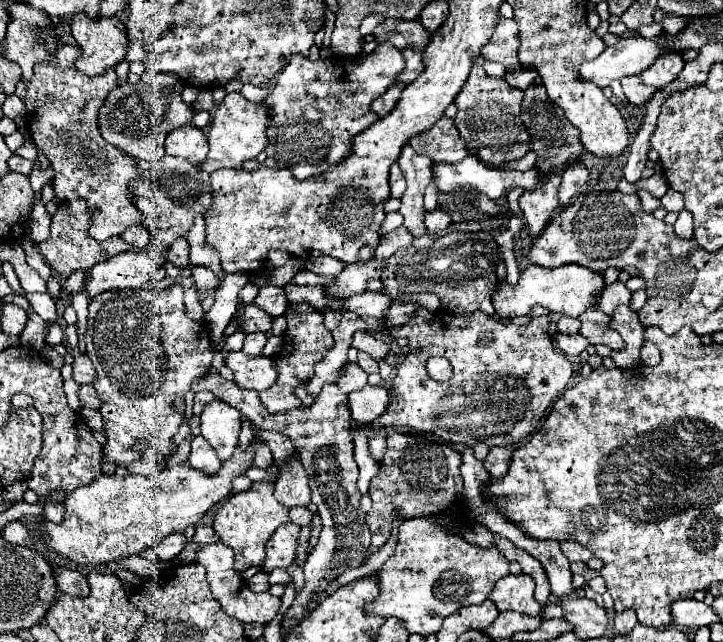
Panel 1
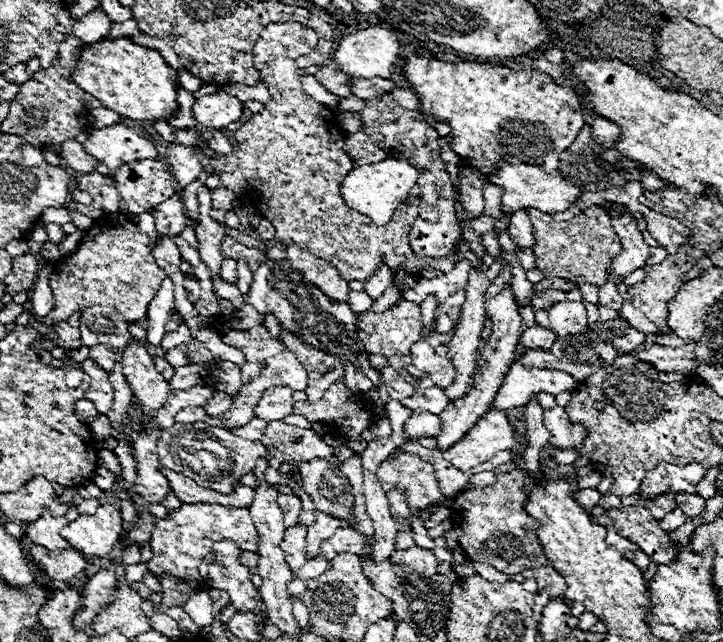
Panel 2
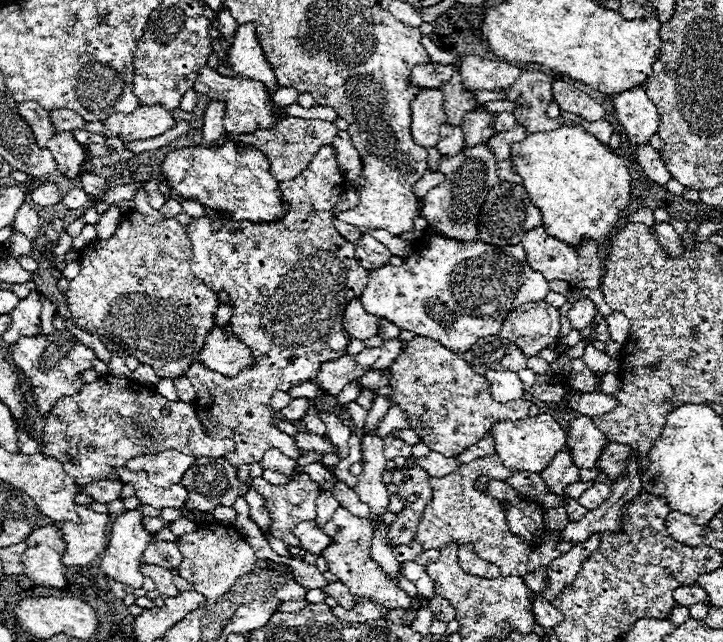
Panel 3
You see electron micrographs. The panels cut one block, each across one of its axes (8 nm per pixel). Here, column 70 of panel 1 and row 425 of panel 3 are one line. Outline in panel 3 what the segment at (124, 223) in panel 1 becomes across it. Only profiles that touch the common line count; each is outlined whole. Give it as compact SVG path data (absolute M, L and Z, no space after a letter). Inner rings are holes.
M102 374L96 382L84 384L78 394L62 396L54 404L42 432L42 444L44 456L56 456L56 460L62 462L64 472L68 472L68 476L72 476L78 486L100 480L100 476L116 478L116 472L112 472L114 466L126 466L132 456L142 456L144 452L164 452L164 448L180 448L180 452L192 452L192 456L220 458L232 452L236 446L232 438L214 440L204 434L192 404L182 400L172 402L160 396L154 388L138 386L130 378L116 378L110 374Z

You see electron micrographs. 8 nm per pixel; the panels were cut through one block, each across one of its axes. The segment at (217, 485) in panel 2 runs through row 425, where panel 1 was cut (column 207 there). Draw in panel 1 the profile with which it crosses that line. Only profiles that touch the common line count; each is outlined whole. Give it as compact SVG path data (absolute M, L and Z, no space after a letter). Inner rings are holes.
M168 154L158 162L136 162L142 176L130 184L134 190L134 204L144 214L144 226L150 232L150 246L154 250L162 250L176 238L186 236L192 218L196 214L204 214L210 206L210 174L200 172L198 166Z

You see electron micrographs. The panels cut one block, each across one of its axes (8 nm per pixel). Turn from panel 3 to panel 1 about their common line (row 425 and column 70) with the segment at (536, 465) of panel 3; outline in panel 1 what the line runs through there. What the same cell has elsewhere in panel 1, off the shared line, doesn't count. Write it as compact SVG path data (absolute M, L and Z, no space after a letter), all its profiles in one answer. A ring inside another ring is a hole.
M248 448L246 452L236 450L230 460L224 460L216 476L196 472L190 466L174 466L152 476L130 474L126 478L118 478L100 474L90 486L76 488L66 498L62 524L36 520L40 540L48 544L50 550L86 566L140 554L170 532L186 532L186 528L196 524L208 508L232 492L230 478L240 476L250 466L252 450Z

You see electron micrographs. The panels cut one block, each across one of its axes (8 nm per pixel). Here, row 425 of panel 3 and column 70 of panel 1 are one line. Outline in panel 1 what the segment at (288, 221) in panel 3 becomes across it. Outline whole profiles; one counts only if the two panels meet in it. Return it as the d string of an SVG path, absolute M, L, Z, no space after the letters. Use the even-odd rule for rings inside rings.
M70 200L70 202L60 202L56 214L52 216L52 228L50 228L50 238L38 244L40 254L46 258L48 266L60 274L62 278L68 278L74 270L86 270L92 268L94 264L112 258L120 252L126 251L126 242L120 236L108 238L104 242L98 242L90 236L86 236L86 228L90 226L90 210L86 208L84 200Z

